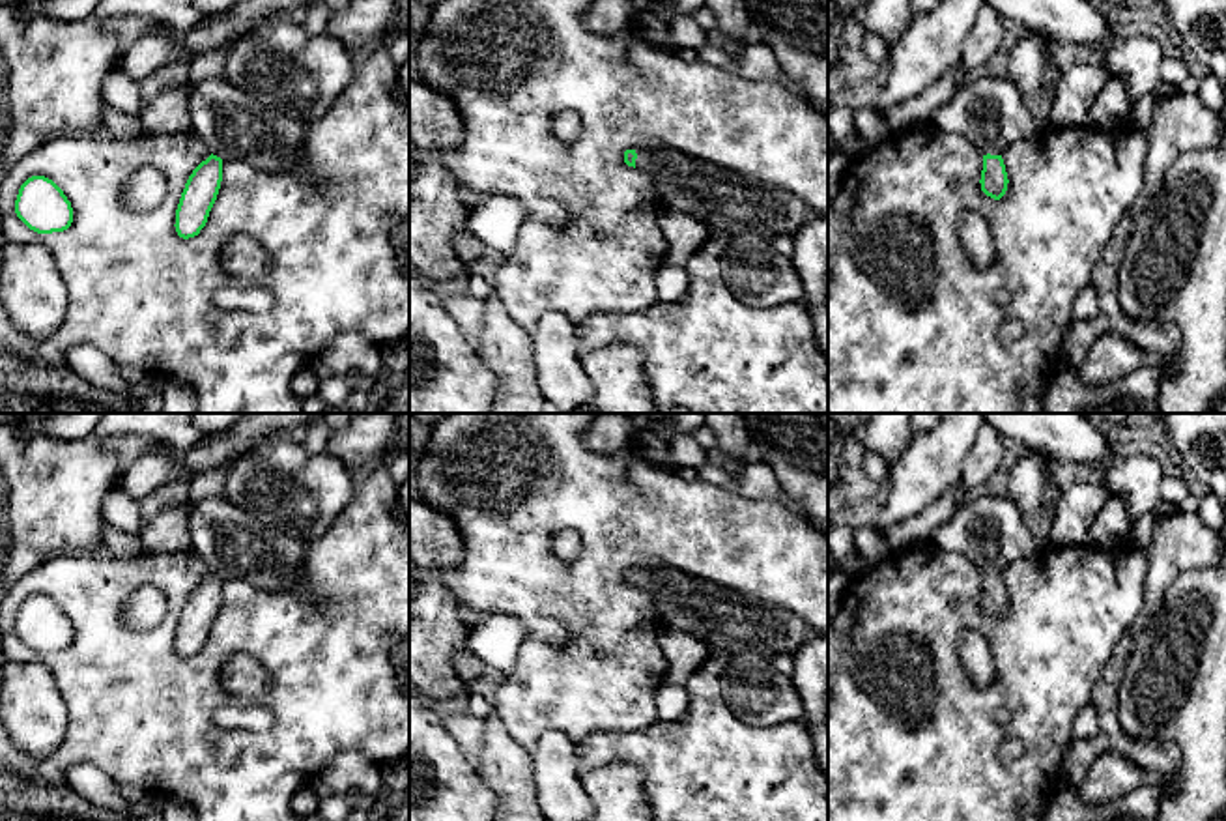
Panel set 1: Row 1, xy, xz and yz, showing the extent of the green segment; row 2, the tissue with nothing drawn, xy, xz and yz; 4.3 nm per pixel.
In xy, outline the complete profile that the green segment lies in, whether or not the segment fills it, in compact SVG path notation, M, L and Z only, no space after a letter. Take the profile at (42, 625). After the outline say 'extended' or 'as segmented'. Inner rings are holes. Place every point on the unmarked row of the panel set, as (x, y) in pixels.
M32 595L21 604L15 632L37 653L64 651L73 641L71 621L64 610L45 595Z; as segmented

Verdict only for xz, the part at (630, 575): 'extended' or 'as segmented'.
extended

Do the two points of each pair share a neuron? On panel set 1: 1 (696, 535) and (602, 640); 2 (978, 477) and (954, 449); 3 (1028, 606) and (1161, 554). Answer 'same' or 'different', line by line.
1: same
2: different
3: different

